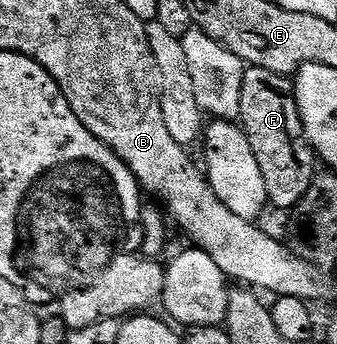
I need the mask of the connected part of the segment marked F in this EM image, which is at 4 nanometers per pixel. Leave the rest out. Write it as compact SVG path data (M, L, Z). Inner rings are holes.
M247 66L243 71L238 121L261 168L268 203L290 211L309 192L317 173L317 155L303 131L292 79L265 68Z

